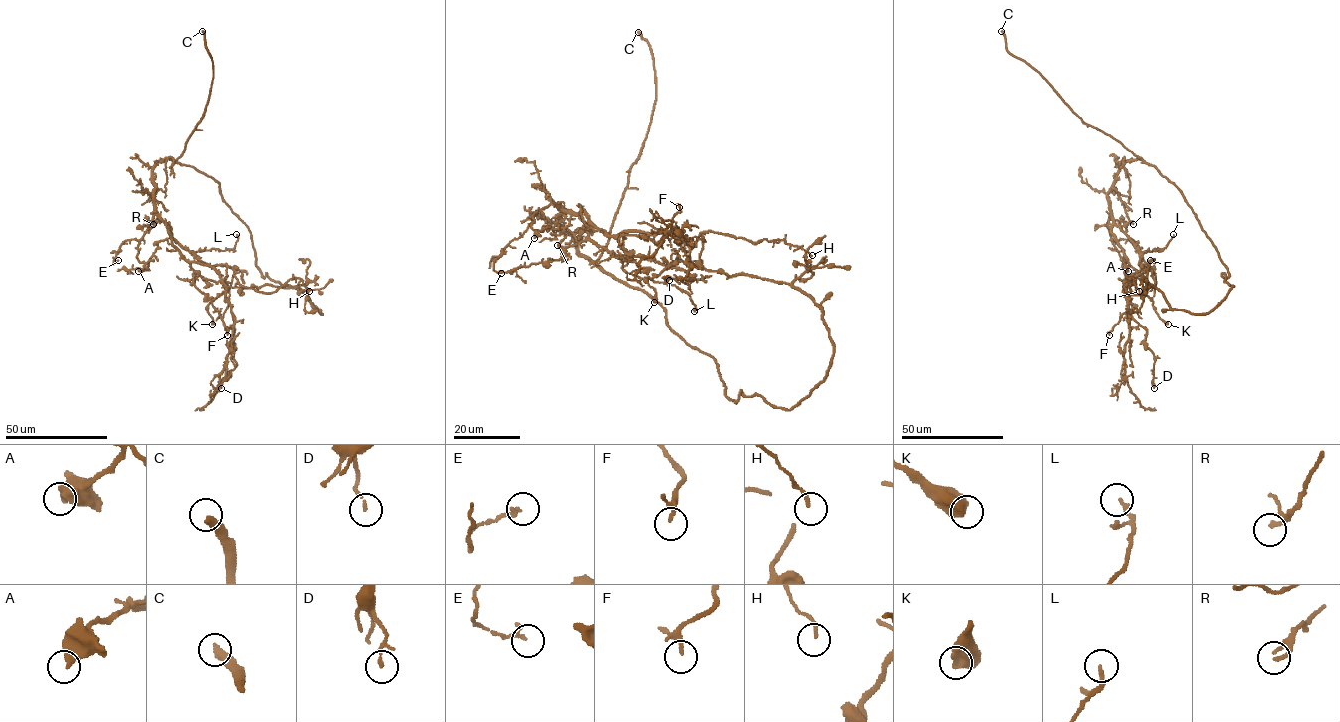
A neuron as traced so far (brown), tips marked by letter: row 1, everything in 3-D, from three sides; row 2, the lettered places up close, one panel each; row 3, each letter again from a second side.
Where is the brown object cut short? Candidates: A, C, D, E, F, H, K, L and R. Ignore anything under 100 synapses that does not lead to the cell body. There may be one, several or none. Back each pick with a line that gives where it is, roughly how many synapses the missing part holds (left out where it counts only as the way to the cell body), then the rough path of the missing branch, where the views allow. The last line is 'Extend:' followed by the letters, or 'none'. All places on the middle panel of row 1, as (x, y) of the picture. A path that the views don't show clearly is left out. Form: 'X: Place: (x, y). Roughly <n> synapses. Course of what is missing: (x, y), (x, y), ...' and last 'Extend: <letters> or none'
C: Place: (638, 32). Course of what is missing: (638, 32), (629, 24), (623, 7)
Extend: C

